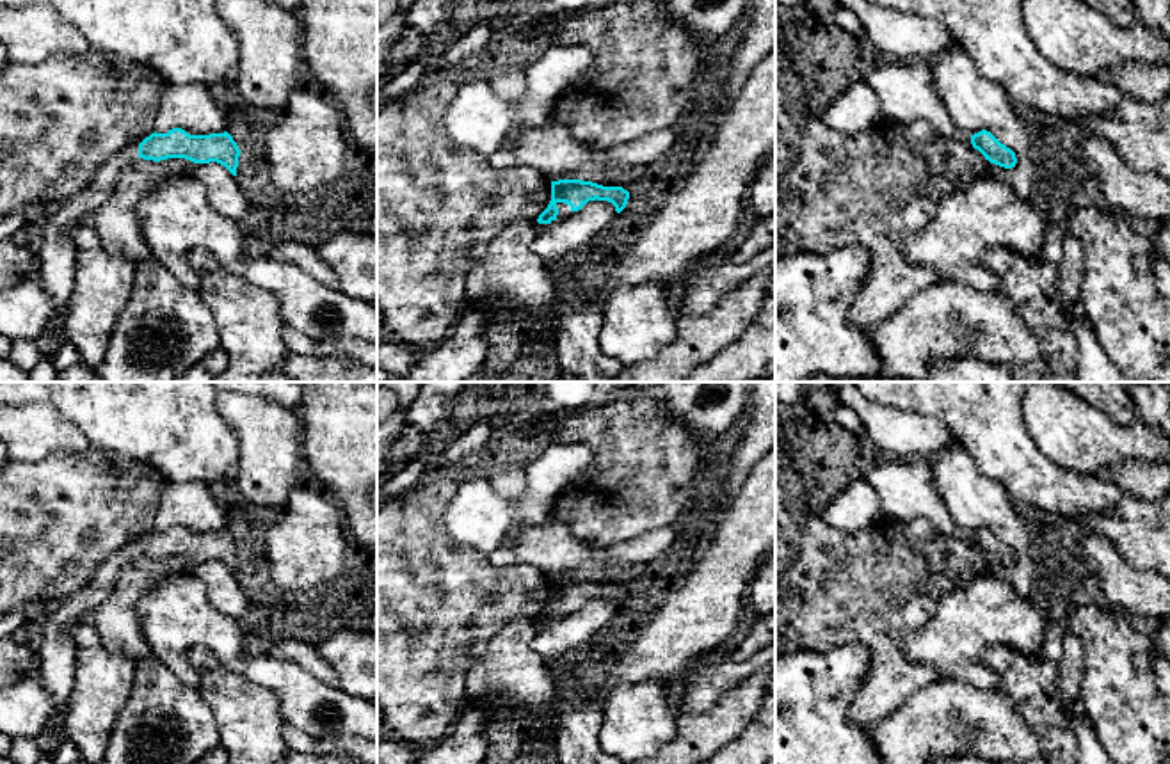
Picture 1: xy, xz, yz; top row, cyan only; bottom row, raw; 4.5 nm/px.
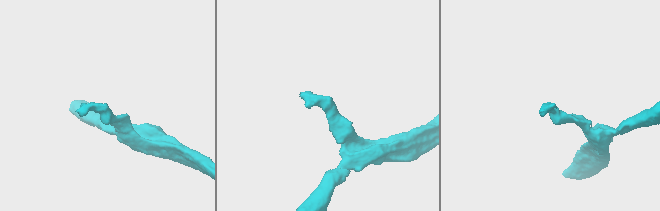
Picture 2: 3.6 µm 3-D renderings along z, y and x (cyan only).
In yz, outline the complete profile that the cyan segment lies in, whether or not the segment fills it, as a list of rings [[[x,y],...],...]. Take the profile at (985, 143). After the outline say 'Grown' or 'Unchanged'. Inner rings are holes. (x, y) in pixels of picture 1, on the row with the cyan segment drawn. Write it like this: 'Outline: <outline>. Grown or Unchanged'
Outline: [[[982,130],[971,135],[971,144],[978,149],[985,160],[1005,169],[1012,169],[1017,163],[1015,153],[1001,144],[990,131]]]. Unchanged

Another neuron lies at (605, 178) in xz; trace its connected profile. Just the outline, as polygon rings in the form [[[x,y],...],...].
[[[631,167],[631,171],[628,174],[622,174],[619,179],[613,176],[612,171],[601,171],[597,176],[594,178],[583,178],[581,181],[592,181],[603,187],[622,187],[624,190],[629,192],[629,187],[633,185],[633,181],[642,174],[642,169]]]

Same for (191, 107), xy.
[[[142,64],[160,78],[155,131],[167,133],[181,128],[190,135],[224,133],[228,119],[213,101],[212,87],[204,84],[165,82],[153,68]]]

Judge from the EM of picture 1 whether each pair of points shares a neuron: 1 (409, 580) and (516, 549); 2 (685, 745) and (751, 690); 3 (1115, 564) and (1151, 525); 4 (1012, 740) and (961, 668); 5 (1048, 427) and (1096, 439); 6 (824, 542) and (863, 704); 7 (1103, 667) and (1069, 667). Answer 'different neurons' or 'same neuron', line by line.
1: different neurons
2: same neuron
3: different neurons
4: different neurons
5: same neuron
6: same neuron
7: different neurons

